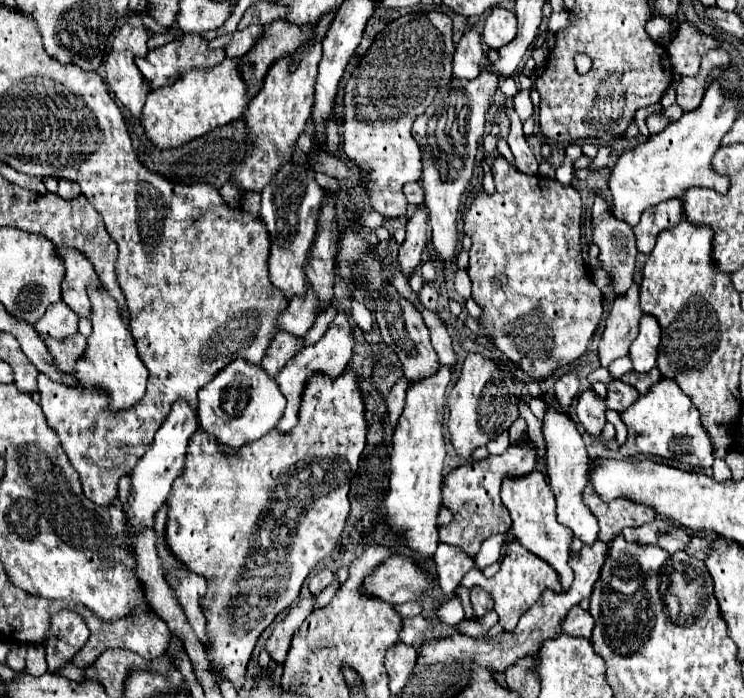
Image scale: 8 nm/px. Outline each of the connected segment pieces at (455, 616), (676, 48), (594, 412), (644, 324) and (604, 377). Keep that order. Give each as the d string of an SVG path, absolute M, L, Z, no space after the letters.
M453 596L447 603L442 605L436 611L436 614L440 621L450 625L456 625L464 619L464 609L457 596Z
M684 21L678 29L678 35L674 35L674 39L668 47L668 55L670 55L672 67L680 75L696 77L704 53L710 49L716 49L716 47L718 47L718 41L714 37L700 33L694 25Z
M582 391L580 397L578 397L578 403L576 406L576 414L578 416L578 421L582 423L582 427L586 429L586 433L598 441L598 443L604 443L608 449L616 451L620 445L616 439L602 439L602 429L606 425L606 419L604 419L604 413L606 413L606 403L604 399L600 399L594 391Z
M644 315L640 321L640 335L634 339L630 347L630 359L632 359L632 369L646 373L654 367L654 359L658 357L658 339L660 327L656 319L650 319L650 315Z
M600 367L588 375L589 388L593 388L596 382L603 382L608 384L613 379L610 377L608 368Z

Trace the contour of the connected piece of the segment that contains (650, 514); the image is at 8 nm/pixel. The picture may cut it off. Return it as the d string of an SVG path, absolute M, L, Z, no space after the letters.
M590 485L586 487L584 503L590 507L594 517L598 519L600 541L606 541L606 543L610 543L610 539L618 535L618 531L626 527L640 527L644 523L654 521L656 517L654 511L650 511L650 507L642 507L626 499L618 499L614 503L602 503L598 495L594 495L594 489Z

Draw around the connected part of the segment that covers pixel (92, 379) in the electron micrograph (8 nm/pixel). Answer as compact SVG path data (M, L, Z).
M90 285L88 297L92 303L92 315L90 315L92 335L88 337L88 347L82 359L78 359L74 365L74 371L76 371L74 375L80 383L88 387L104 389L110 399L110 407L114 411L122 411L138 403L138 399L142 399L142 395L146 393L148 371L138 357L134 337L130 335L128 323L122 319L122 311L118 303L110 297L110 293L100 289L98 285Z

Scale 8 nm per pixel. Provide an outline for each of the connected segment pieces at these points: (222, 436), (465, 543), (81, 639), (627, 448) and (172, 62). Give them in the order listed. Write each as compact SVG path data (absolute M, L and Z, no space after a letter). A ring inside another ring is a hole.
M242 359L230 363L226 371L220 371L200 393L200 407L198 407L198 421L200 427L212 435L218 443L238 451L240 447L262 439L268 431L272 431L282 417L286 407L286 397L278 391L278 385L260 365L242 363Z
M530 441L520 445L512 445L506 453L496 457L486 457L484 461L466 461L458 469L454 469L442 481L442 505L452 513L452 521L440 527L440 541L460 547L472 559L480 551L484 539L496 533L506 533L512 527L512 519L508 509L500 499L500 487L504 479L518 479L522 475L532 473L536 467L536 457Z
M68 609L58 611L50 621L50 629L44 643L48 671L56 673L62 665L66 665L72 659L74 651L80 651L86 645L88 635L90 631L84 619L76 611L68 611Z
M662 379L650 389L650 395L638 397L638 401L624 409L620 417L628 427L628 441L620 447L622 457L644 453L676 459L688 465L712 467L714 457L710 455L710 439L706 439L706 431L702 431L698 409L690 403L690 397L676 383Z
M184 35L182 39L178 41L170 41L154 51L148 51L148 55L142 59L142 57L136 57L136 67L140 71L140 75L144 77L144 81L148 83L150 91L154 89L160 89L160 87L166 87L166 85L172 85L174 81L178 81L184 73L188 71L194 71L194 69L200 69L200 71L208 71L216 65L220 65L224 61L224 51L218 49L218 51L210 51L208 49L208 41L204 41L202 37L194 37L194 35Z

